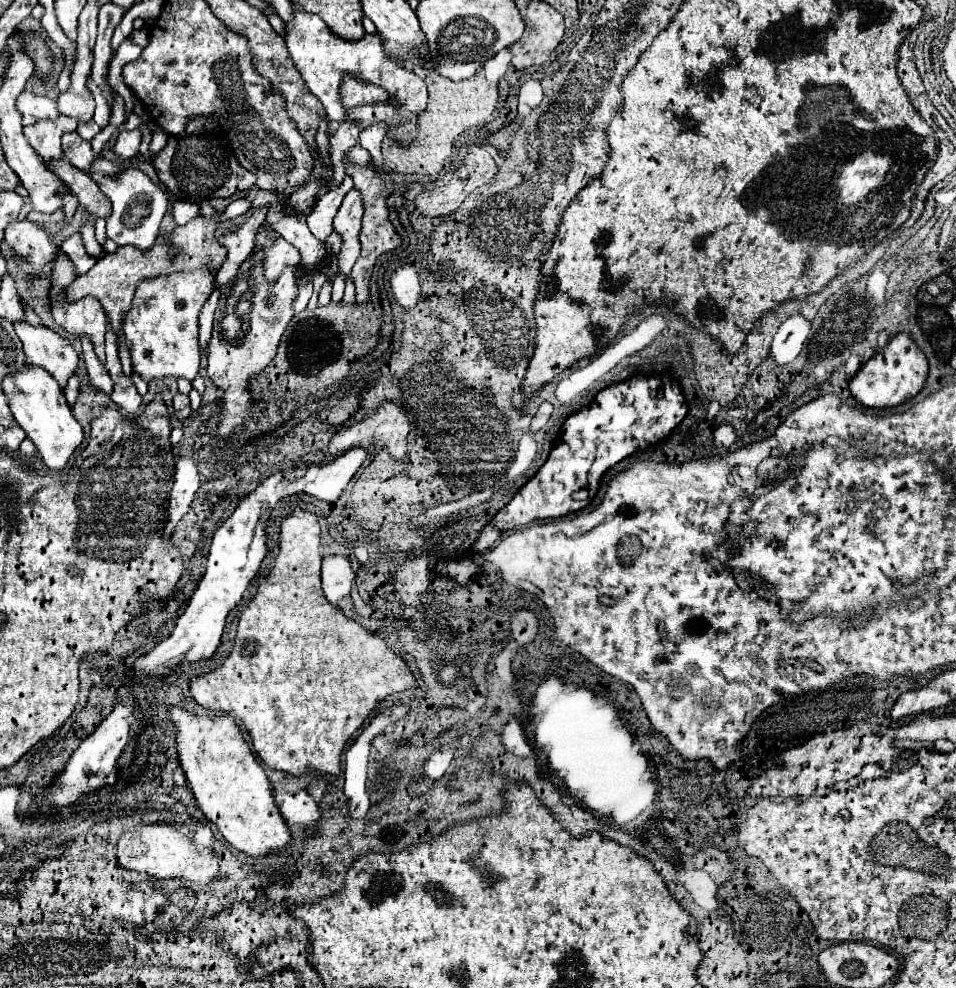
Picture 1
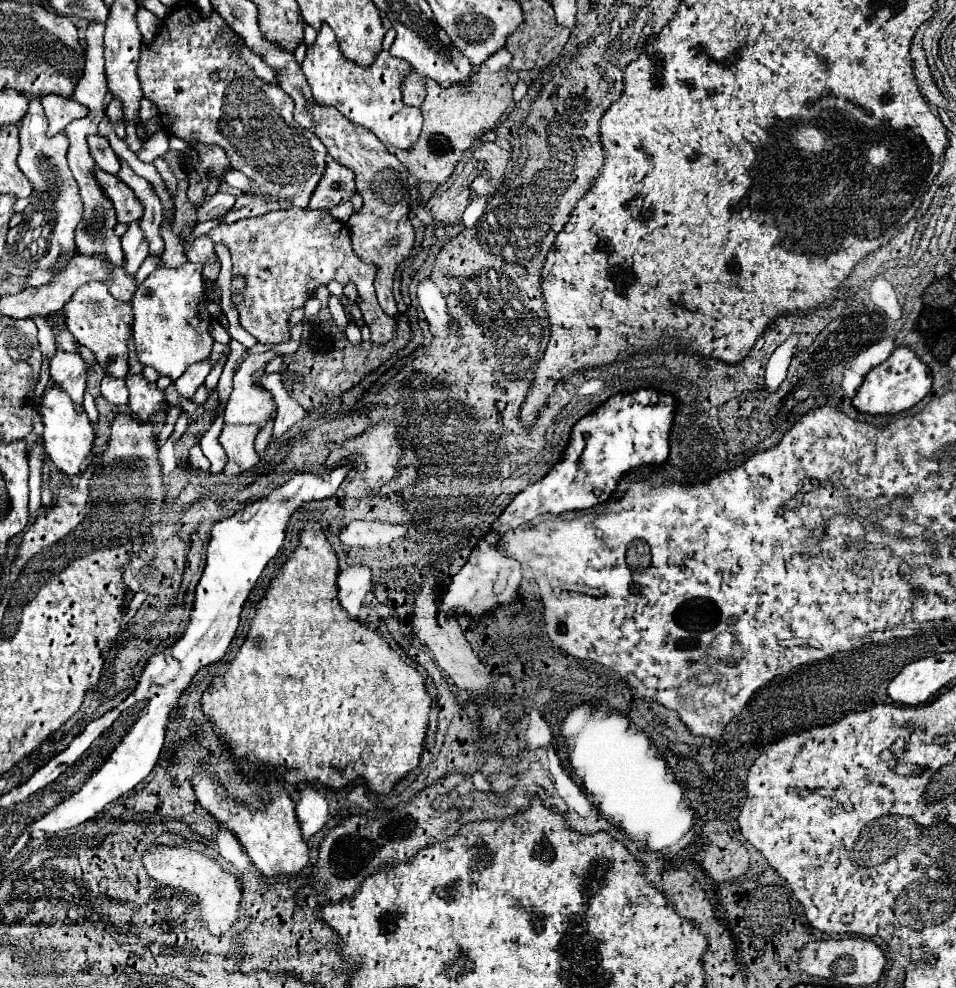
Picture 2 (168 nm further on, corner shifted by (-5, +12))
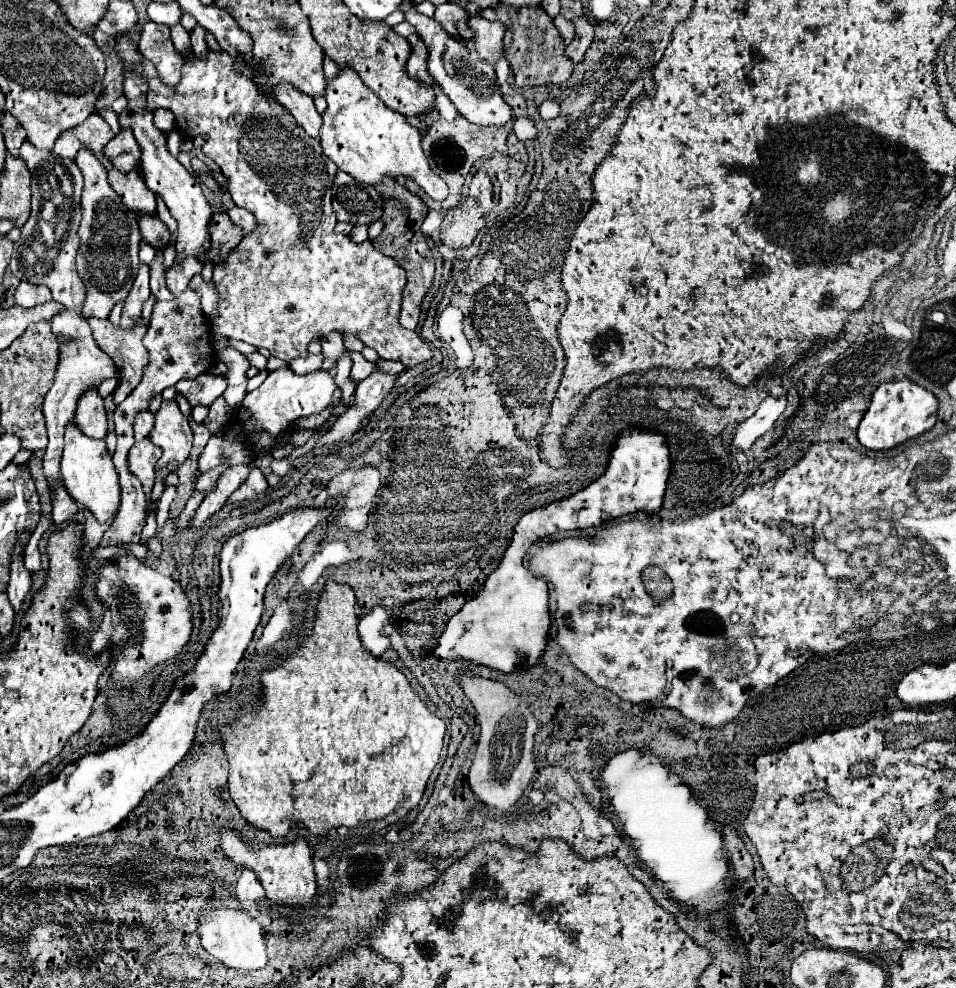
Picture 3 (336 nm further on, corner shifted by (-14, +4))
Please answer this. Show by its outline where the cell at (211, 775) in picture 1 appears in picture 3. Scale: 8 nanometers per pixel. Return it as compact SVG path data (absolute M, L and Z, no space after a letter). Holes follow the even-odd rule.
M221 830L221 848L223 852L241 868L249 868L255 872L257 880L265 888L265 894L271 902L281 904L281 906L293 906L293 908L303 908L311 906L315 894L317 894L317 884L315 884L315 872L313 872L313 860L311 860L311 850L303 838L297 838L289 846L267 846L267 850L257 850L255 844L247 844L239 840L233 832Z

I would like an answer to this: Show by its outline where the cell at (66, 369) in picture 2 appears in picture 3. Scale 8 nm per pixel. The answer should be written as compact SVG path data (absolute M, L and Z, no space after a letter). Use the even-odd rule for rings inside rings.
M95 390L85 392L79 398L75 418L77 418L77 426L85 436L101 438L101 440L107 436L107 416L103 408L103 398Z

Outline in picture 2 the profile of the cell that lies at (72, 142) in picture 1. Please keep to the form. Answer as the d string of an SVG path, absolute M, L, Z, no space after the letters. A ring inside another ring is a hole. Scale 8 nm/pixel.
M96 134L88 136L88 148L90 148L90 154L98 168L102 168L104 172L110 172L110 174L118 174L120 164L118 164L116 152L110 148L106 138L96 136Z

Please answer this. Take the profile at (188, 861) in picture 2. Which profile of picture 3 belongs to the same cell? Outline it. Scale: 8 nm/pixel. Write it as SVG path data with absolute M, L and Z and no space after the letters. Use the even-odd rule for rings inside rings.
M221 900L209 902L213 908L205 910L205 918L201 920L199 932L201 932L201 944L203 948L221 964L227 968L239 968L239 970L259 970L267 966L267 952L265 952L265 932L259 922L251 920L249 914L239 910L227 910L221 908Z

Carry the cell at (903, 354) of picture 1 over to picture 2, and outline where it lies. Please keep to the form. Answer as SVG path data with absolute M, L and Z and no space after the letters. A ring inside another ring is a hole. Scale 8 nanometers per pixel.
M898 346L882 364L874 366L866 374L852 404L856 406L856 410L868 414L896 414L920 402L930 392L930 386L932 386L932 372L928 364L918 360L918 356L914 356L910 348Z

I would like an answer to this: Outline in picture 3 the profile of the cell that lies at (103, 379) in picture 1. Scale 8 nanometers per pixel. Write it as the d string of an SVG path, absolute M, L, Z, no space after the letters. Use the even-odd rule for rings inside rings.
M141 412L141 414L137 416L137 420L135 420L135 438L137 438L137 440L147 438L147 436L151 434L153 424L155 424L153 412Z

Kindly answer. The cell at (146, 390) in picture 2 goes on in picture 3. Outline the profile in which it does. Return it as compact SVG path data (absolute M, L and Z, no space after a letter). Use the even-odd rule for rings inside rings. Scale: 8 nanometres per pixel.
M177 402L161 404L161 410L155 414L155 428L149 440L163 448L163 456L157 462L155 472L161 468L175 472L189 458L193 448L193 432Z

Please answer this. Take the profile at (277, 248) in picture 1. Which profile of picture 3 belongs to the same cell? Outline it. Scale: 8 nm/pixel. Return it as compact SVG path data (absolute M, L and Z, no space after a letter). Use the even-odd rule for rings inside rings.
M209 50L207 60L193 56L191 62L185 62L181 84L175 88L169 88L159 80L151 62L137 64L135 74L143 76L149 84L149 112L155 112L157 108L171 110L181 134L189 138L199 134L209 136L203 146L205 156L221 166L231 200L257 218L257 228L241 240L223 264L215 264L213 268L213 284L219 294L219 318L213 320L215 334L267 348L271 356L285 362L291 362L297 356L307 356L309 342L313 338L323 340L331 332L343 336L355 334L365 346L377 350L383 360L397 360L407 368L433 358L431 348L419 334L399 324L401 294L407 282L403 268L379 252L371 240L355 244L349 236L333 230L337 220L331 208L331 186L337 168L323 156L319 140L311 140L303 128L295 124L295 118L287 108L263 98L255 84L235 70L233 58L227 52Z

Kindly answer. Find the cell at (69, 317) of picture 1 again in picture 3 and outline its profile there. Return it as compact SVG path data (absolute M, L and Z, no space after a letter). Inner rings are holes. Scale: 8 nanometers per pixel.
M99 318L91 320L89 324L99 348L113 358L119 370L121 380L113 394L113 402L121 404L143 378L143 368L147 366L147 350L141 344L141 340L147 328L143 320L139 320L139 324L133 330L123 330L121 326L113 326L111 320L99 320Z

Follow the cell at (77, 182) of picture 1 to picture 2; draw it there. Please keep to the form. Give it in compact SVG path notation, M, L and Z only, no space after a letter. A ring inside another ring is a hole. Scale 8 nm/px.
M96 170L94 178L100 184L100 188L104 190L104 194L112 200L118 222L128 224L132 220L142 218L144 208L142 208L140 200L134 196L134 192L118 176L102 172L102 170Z

